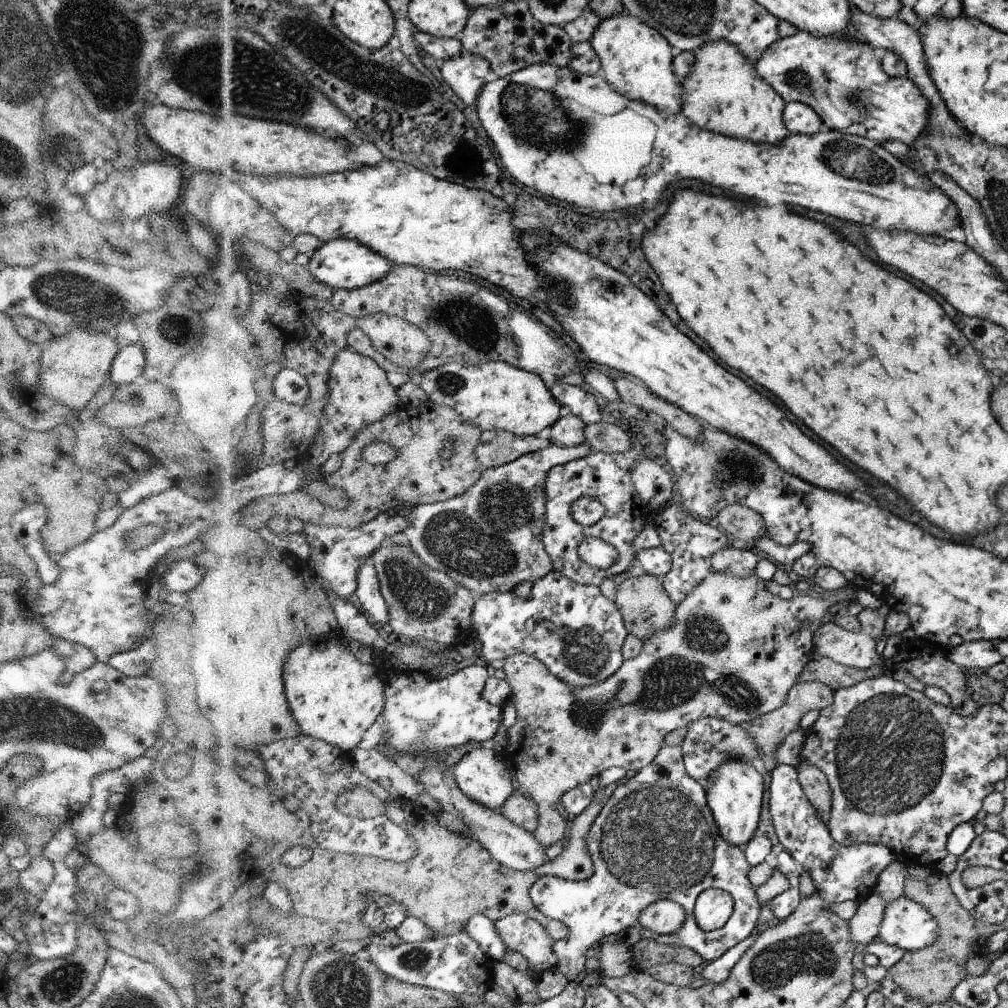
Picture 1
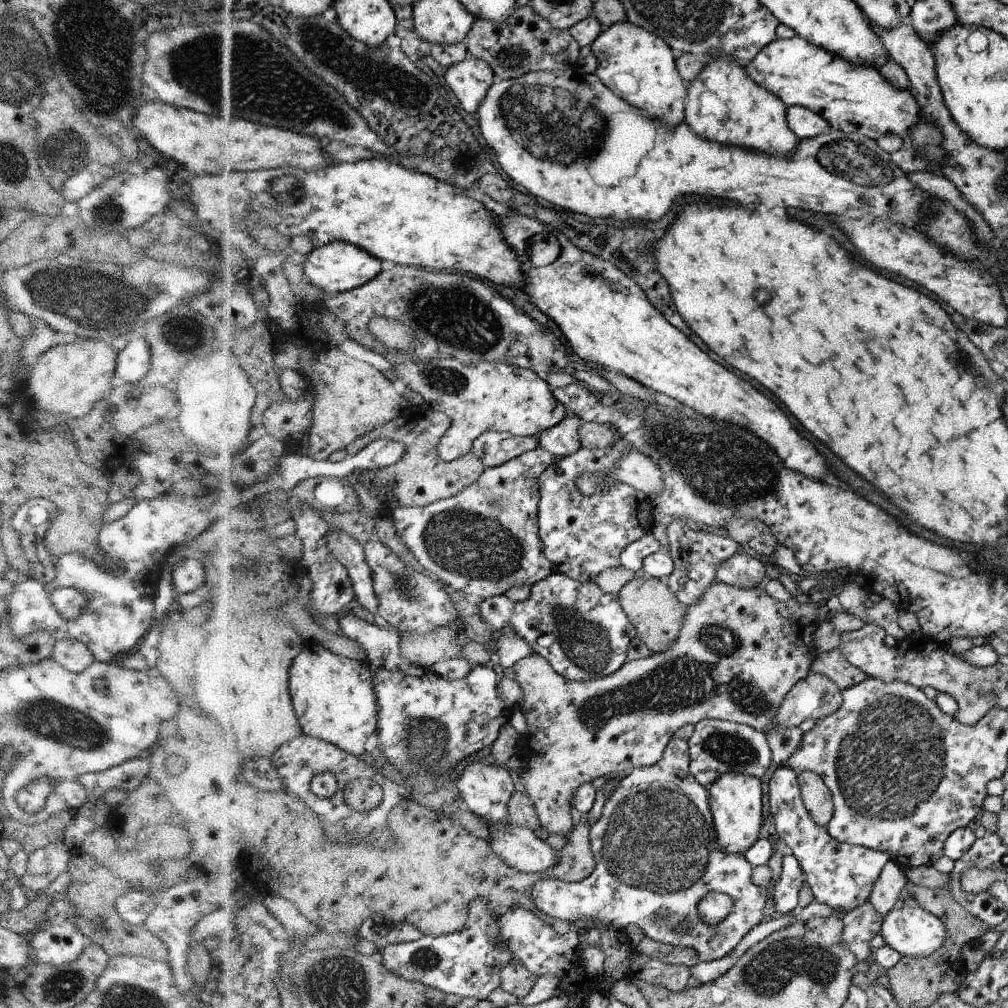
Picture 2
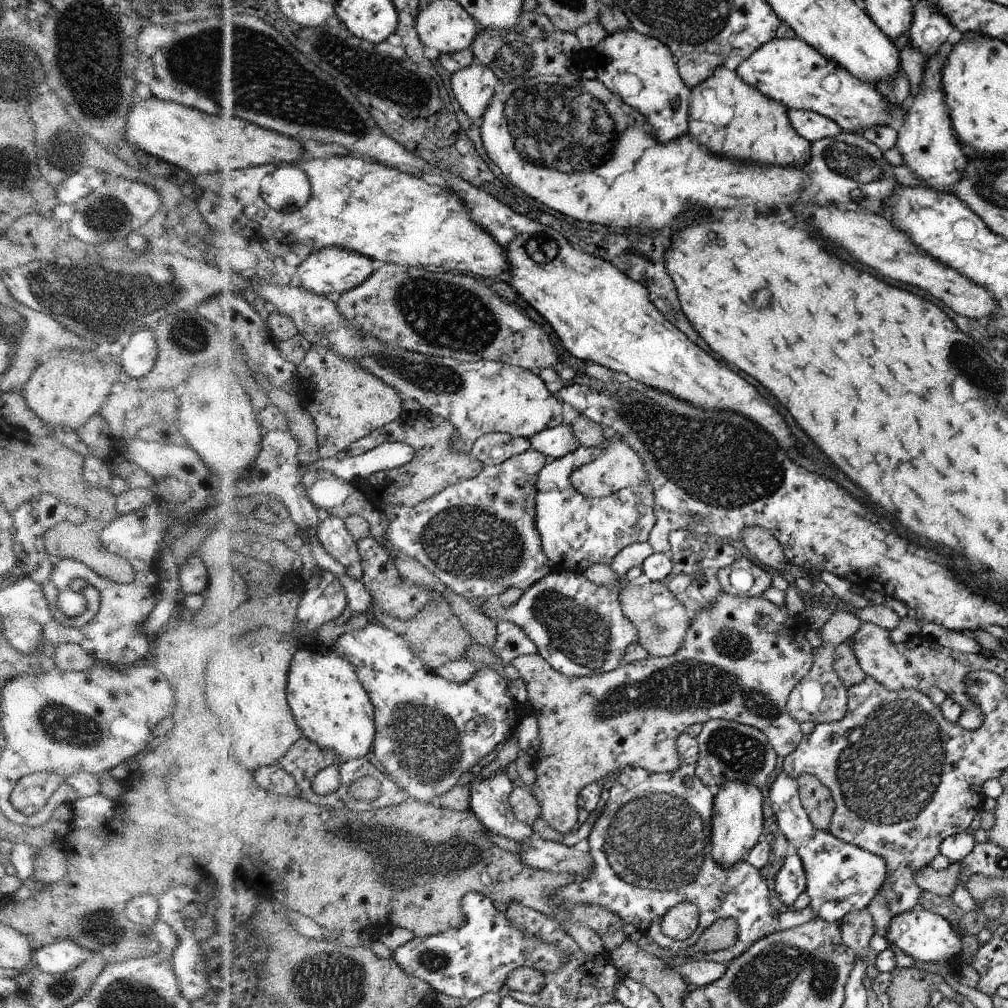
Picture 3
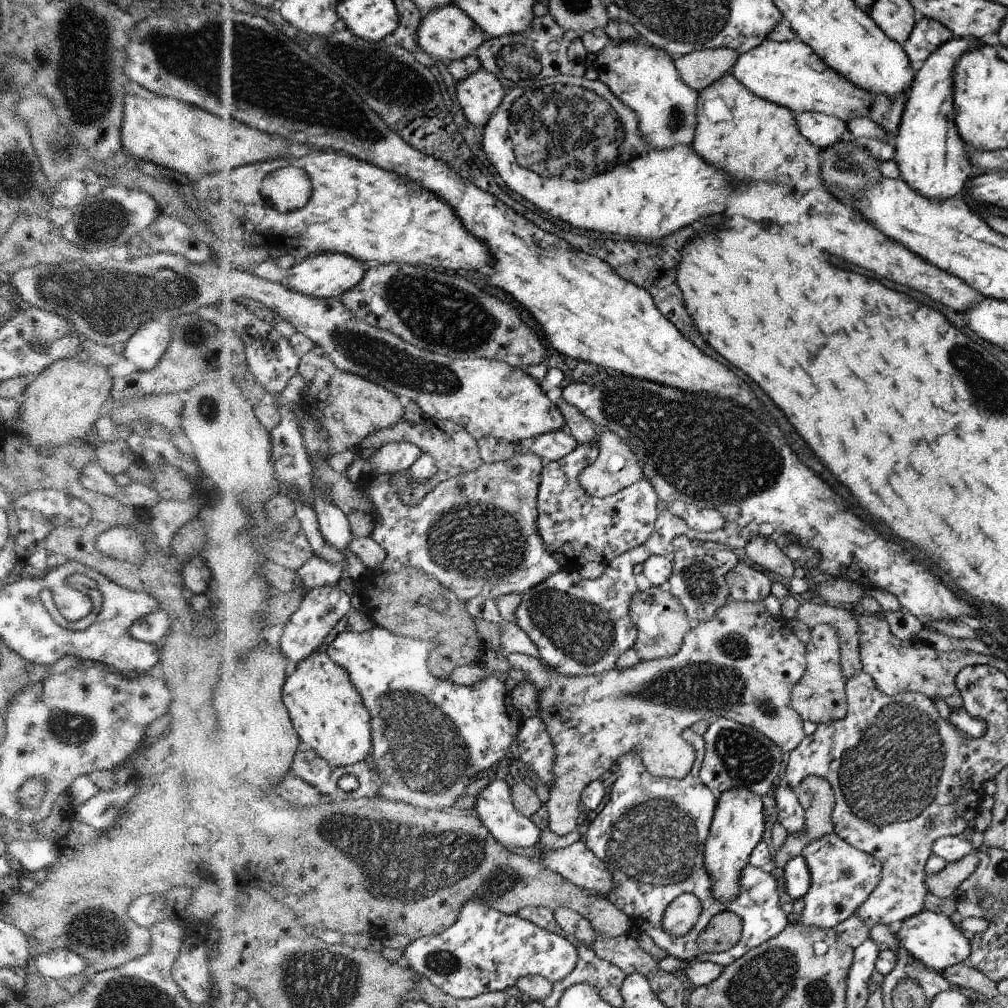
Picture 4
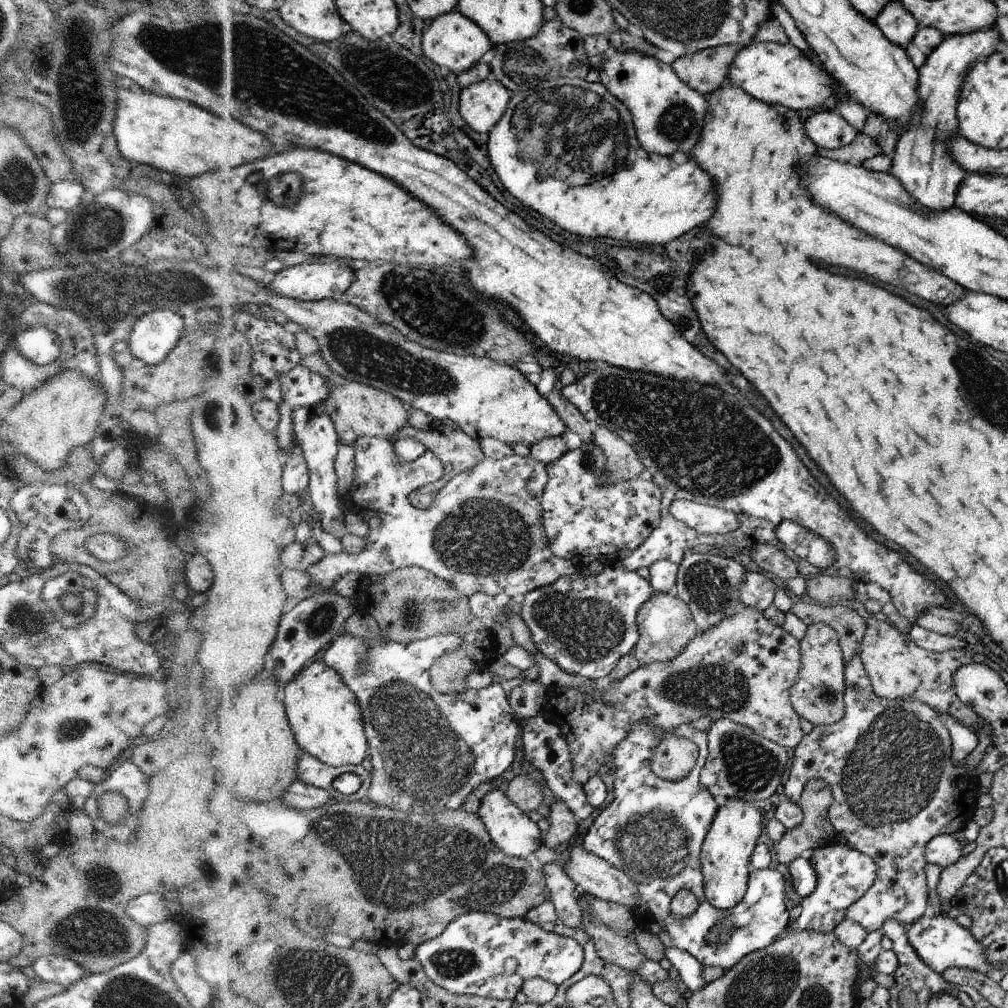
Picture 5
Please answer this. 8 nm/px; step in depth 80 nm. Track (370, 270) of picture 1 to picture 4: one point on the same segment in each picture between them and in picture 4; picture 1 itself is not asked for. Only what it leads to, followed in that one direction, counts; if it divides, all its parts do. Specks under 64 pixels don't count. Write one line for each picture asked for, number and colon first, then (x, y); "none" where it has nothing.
2: (341, 266)
3: (334, 269)
4: (328, 275)

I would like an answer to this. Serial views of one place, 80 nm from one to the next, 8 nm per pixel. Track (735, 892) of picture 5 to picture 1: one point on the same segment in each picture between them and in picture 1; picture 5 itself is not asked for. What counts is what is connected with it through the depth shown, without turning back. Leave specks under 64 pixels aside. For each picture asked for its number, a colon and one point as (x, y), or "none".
1: (735, 791)
2: (735, 799)
3: (737, 820)
4: (738, 825)

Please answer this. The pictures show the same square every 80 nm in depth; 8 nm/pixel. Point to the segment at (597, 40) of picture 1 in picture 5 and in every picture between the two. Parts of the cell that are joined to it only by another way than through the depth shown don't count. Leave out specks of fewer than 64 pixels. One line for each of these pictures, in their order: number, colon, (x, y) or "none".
2: (636, 64)
3: (641, 67)
4: (645, 78)
5: (669, 114)

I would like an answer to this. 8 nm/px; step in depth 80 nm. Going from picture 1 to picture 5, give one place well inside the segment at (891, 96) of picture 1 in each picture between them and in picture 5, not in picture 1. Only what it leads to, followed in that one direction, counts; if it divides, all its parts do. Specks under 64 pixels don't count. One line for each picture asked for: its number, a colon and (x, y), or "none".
2: (854, 99)
3: (789, 70)
4: (790, 73)
5: (777, 73)

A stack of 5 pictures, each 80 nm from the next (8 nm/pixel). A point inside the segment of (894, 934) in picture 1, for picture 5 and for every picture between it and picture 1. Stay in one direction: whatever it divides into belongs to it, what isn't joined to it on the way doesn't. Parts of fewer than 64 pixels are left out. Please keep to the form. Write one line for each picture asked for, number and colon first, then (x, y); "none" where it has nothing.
2: (912, 931)
3: (924, 935)
4: (930, 937)
5: (939, 941)

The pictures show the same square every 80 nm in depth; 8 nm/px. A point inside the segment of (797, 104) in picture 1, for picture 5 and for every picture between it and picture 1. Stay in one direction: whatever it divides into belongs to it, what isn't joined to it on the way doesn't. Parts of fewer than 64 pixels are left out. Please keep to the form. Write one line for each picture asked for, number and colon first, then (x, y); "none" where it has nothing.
2: (804, 123)
3: (812, 126)
4: (823, 130)
5: (829, 130)

